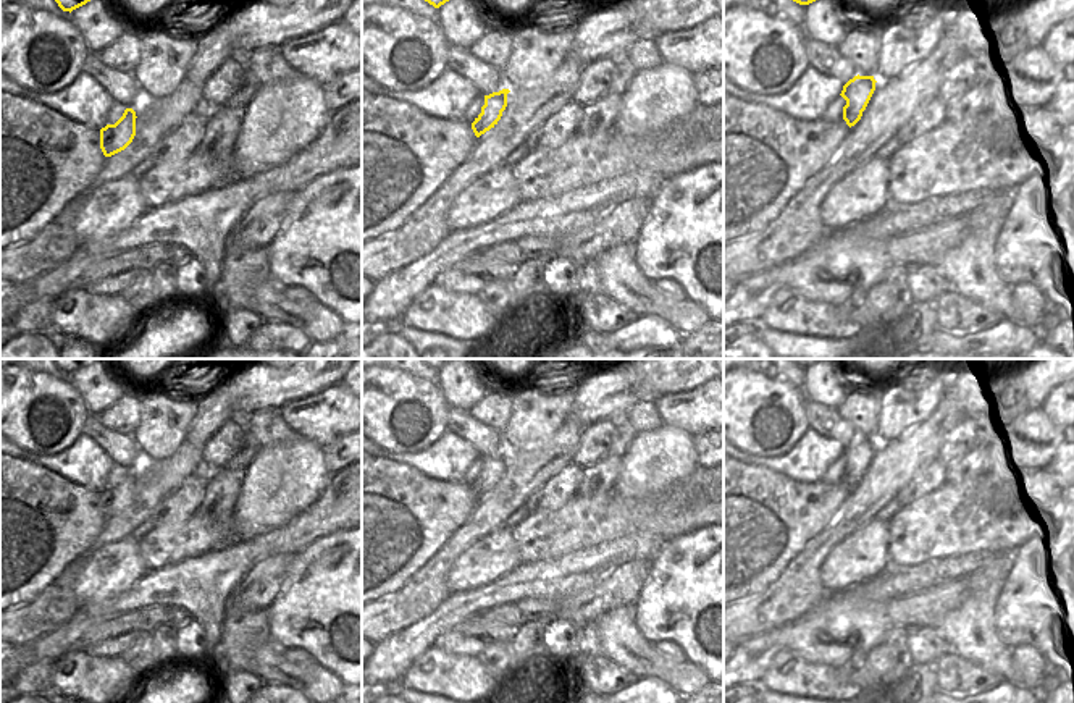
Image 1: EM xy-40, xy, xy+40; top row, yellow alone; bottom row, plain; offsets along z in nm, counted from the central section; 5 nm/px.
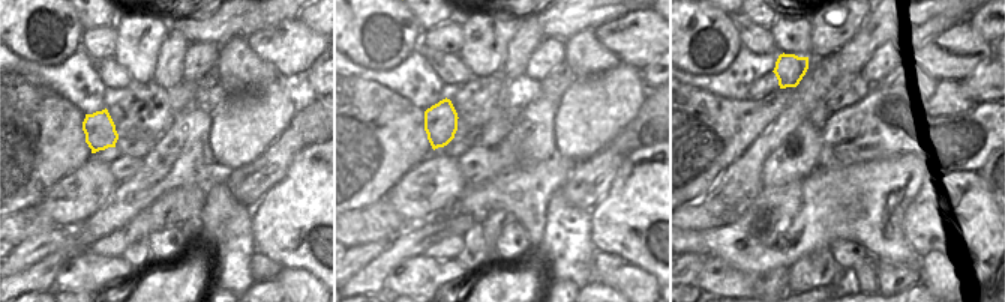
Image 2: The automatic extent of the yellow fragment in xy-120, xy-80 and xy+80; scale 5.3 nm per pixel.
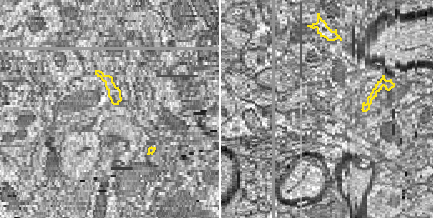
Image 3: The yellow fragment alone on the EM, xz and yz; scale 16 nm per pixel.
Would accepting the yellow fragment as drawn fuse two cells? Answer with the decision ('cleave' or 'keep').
cleave

